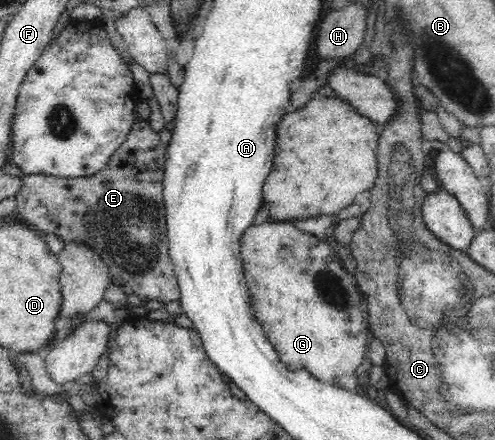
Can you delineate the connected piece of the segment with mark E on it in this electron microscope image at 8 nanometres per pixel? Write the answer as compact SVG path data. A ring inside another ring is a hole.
M138 120L130 140L123 143L110 158L107 166L92 174L77 178L63 176L24 175L21 188L16 194L16 211L27 226L38 233L61 236L65 242L83 243L101 257L107 265L110 277L120 278L129 284L137 297L156 300L160 303L173 302L179 298L177 279L169 254L165 236L165 204L163 204L163 170L166 146L161 143L159 133L154 131L148 120Z

